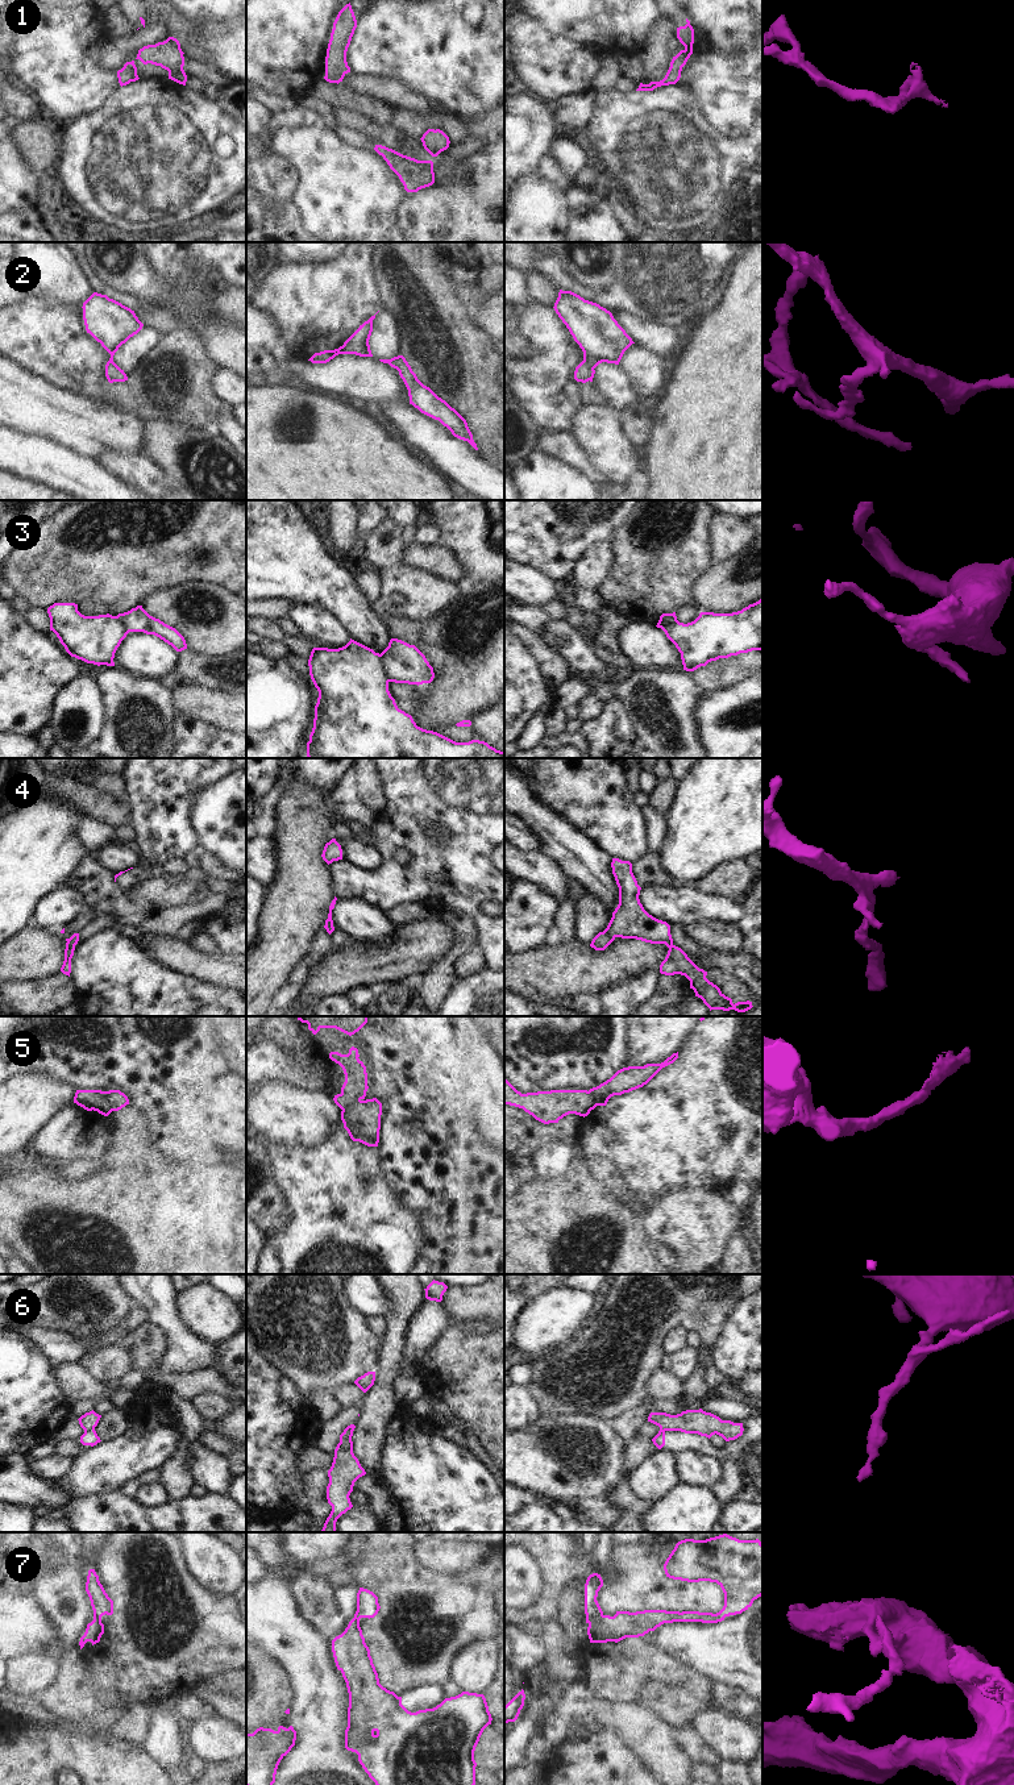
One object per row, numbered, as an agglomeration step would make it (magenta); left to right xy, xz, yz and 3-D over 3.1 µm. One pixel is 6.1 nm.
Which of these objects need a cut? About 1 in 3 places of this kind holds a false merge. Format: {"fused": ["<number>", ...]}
{"fused": ["3", "5", "7"]}

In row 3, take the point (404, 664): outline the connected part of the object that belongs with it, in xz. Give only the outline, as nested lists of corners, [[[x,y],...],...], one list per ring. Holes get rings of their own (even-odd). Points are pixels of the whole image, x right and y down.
[[[391,638],[381,653],[381,666],[387,682],[423,685],[435,678],[433,667],[425,656],[415,646],[402,640]]]

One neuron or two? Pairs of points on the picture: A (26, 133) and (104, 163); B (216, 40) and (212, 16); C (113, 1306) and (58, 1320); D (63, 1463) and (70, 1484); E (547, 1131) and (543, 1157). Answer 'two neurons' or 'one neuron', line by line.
A: two neurons
B: two neurons
C: one neuron
D: two neurons
E: two neurons

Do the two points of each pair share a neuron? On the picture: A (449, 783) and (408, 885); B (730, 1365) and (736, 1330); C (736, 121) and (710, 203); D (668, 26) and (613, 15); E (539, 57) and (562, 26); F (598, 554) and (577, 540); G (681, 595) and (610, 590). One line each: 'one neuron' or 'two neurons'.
A: one neuron
B: one neuron
C: two neurons
D: two neurons
E: two neurons
F: two neurons
G: one neuron

